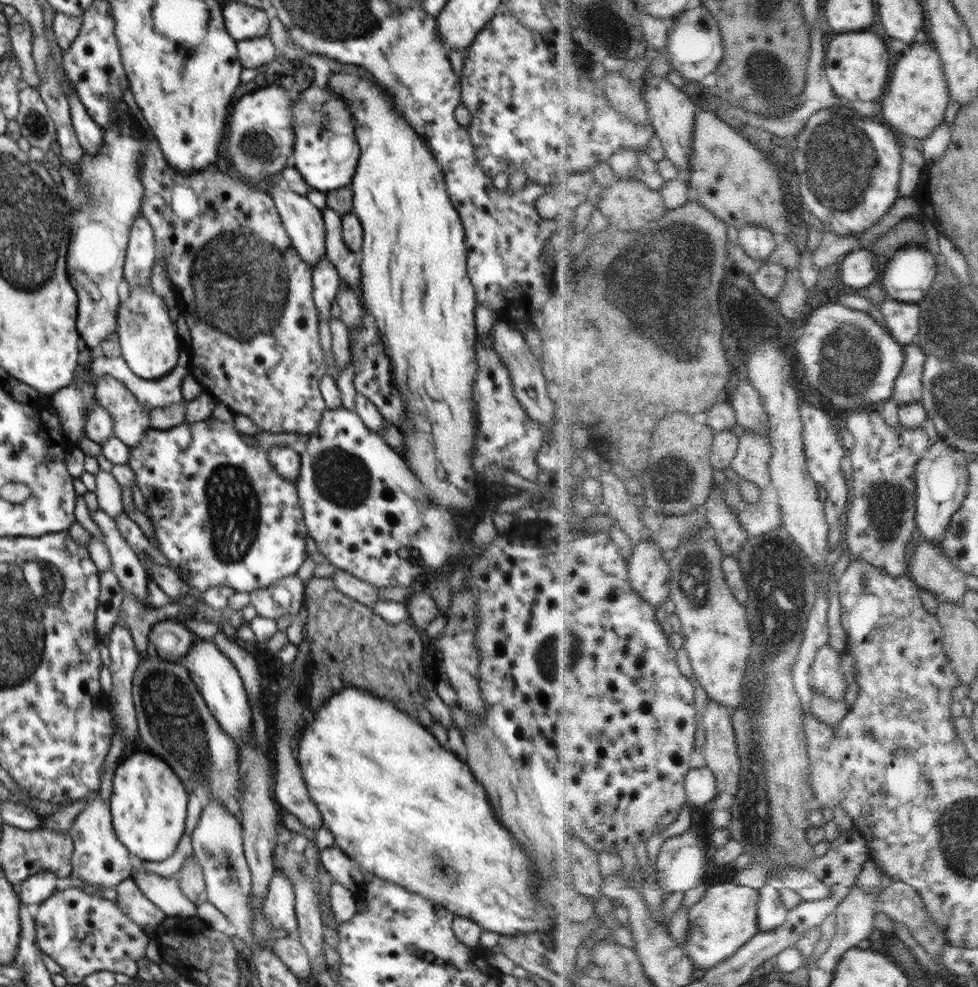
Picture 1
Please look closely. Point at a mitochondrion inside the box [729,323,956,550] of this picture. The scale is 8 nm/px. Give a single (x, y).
(886, 503)

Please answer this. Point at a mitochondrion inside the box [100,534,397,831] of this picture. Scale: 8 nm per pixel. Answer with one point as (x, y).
(170, 713)

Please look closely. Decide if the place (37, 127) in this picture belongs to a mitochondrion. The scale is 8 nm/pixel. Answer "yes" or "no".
yes

